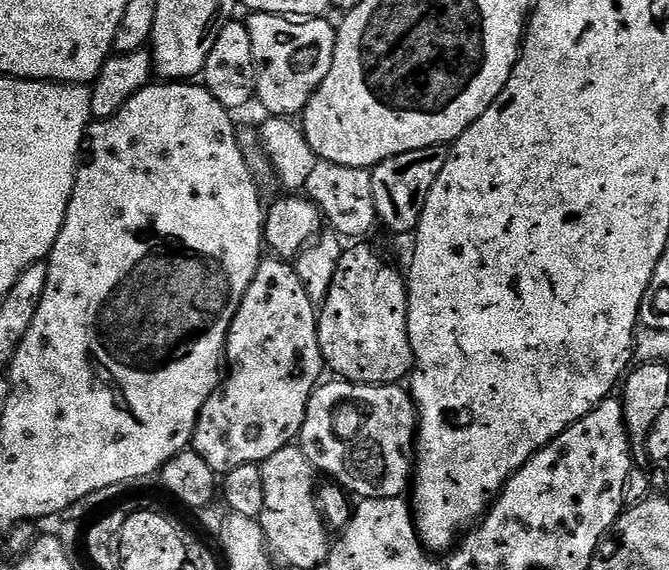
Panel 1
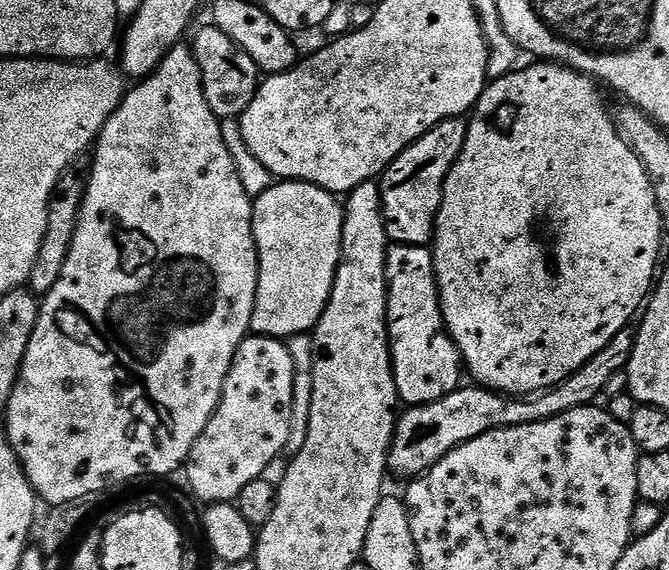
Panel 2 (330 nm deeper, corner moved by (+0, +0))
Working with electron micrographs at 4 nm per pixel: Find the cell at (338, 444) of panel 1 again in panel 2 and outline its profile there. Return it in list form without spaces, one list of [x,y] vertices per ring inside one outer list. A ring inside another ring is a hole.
[[[625,330],[614,334],[614,338],[586,366],[582,366],[570,378],[563,380],[558,387],[533,394],[527,398],[505,396],[483,386],[461,386],[455,392],[446,394],[438,402],[417,404],[401,411],[396,421],[396,433],[392,439],[392,449],[388,451],[388,471],[394,477],[415,478],[433,468],[439,460],[459,444],[470,442],[490,430],[513,428],[523,424],[546,422],[558,418],[570,410],[595,405],[596,400],[608,391],[610,378],[625,371],[636,345],[636,332]]]

